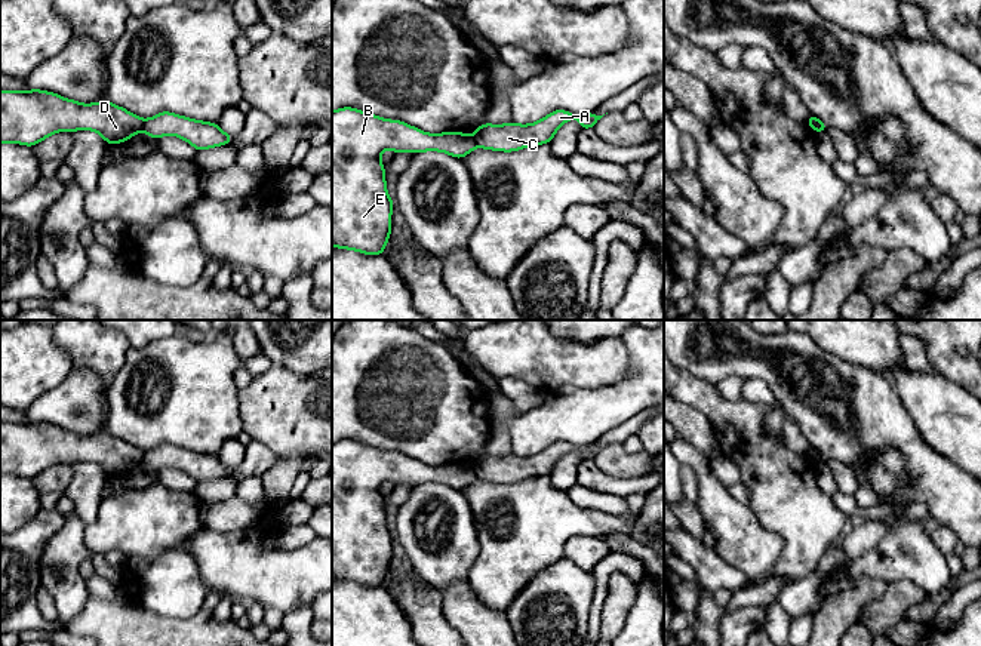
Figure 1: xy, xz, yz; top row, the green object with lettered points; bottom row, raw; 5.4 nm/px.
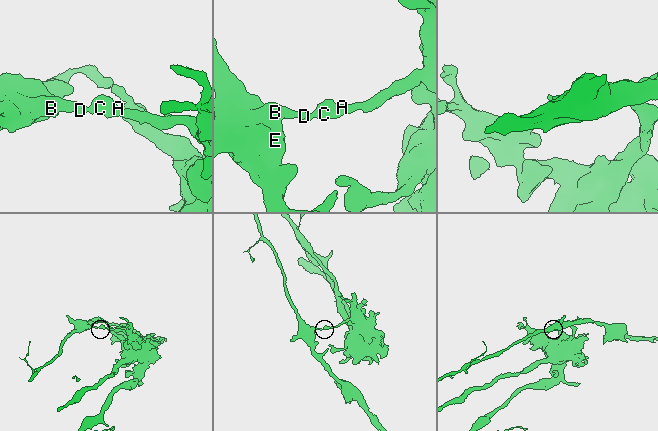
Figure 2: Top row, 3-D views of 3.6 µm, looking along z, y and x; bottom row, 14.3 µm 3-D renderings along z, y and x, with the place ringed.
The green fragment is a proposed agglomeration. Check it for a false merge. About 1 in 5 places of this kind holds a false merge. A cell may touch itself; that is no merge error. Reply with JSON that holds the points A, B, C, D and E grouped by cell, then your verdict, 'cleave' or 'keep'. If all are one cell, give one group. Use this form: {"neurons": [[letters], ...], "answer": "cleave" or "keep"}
{"neurons": [["A", "C"], ["B", "D", "E"]], "answer": "cleave"}

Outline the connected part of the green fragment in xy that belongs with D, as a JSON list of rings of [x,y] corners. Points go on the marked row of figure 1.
[[[0,90],[0,144],[33,147],[61,130],[95,130],[111,145],[142,127],[141,117],[108,101],[80,104],[46,90]]]

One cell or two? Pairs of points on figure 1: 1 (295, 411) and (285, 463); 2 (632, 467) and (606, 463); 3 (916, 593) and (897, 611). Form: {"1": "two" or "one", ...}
{"1": "one", "2": "one", "3": "one"}

